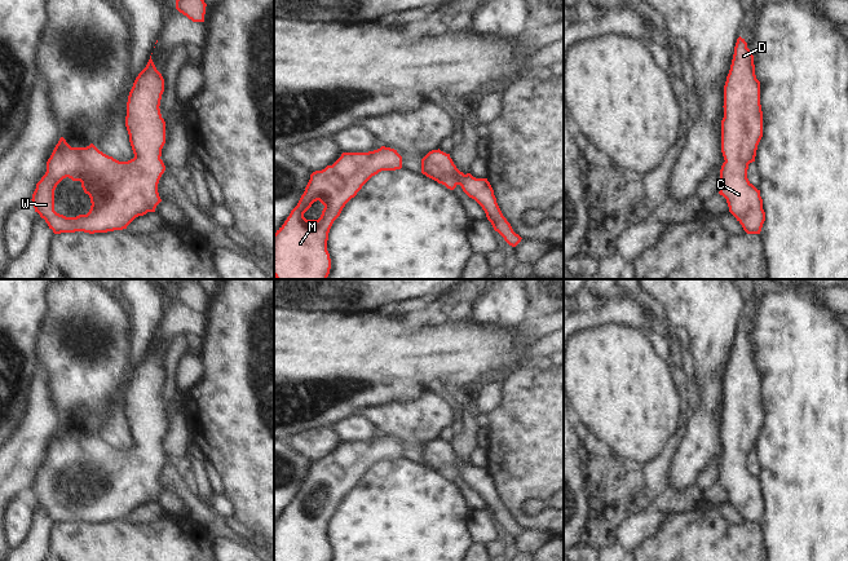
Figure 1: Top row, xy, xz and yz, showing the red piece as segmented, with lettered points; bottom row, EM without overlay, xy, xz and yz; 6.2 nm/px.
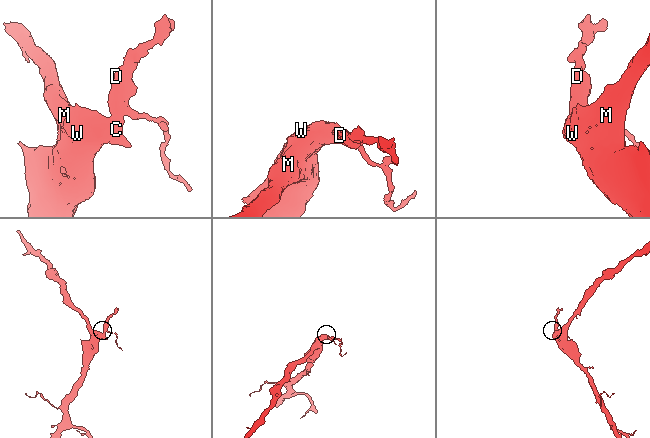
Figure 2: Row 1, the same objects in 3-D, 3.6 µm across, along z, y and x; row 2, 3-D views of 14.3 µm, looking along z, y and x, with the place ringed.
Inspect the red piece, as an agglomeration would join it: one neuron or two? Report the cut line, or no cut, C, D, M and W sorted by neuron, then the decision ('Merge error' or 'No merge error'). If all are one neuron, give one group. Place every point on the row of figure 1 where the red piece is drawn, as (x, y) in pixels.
No split. Groups: C D M W. No merge error.

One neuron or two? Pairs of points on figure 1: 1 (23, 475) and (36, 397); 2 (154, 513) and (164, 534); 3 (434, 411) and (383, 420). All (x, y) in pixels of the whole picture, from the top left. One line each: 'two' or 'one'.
1: one
2: two
3: one

